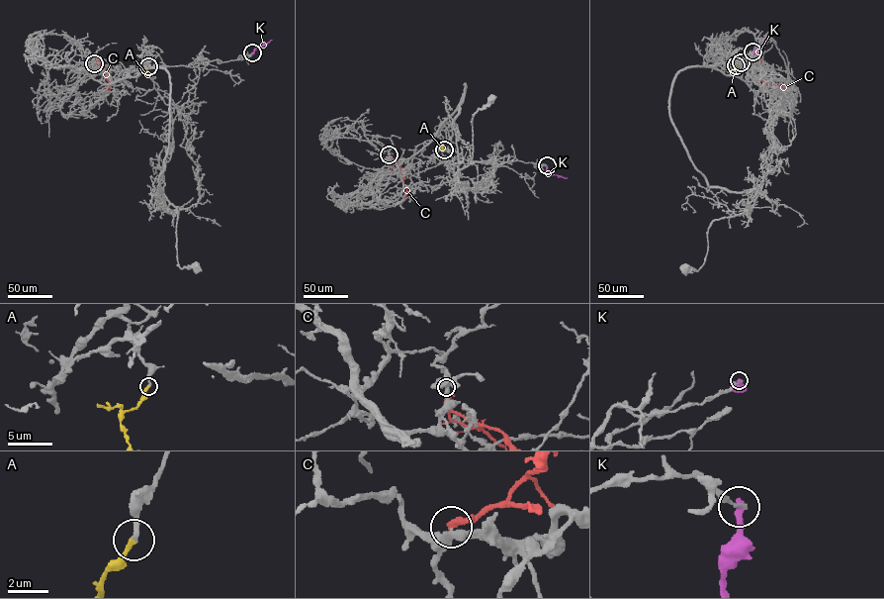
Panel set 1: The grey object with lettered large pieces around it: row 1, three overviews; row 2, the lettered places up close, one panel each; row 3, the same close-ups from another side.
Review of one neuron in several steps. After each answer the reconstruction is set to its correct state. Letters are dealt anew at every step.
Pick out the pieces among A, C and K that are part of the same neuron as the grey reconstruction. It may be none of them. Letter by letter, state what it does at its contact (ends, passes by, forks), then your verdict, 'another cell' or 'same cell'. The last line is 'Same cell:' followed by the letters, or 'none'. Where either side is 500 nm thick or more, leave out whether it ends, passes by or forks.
A: it ends | same cell
C: it ends | another cell
K: it ends | another cell
Same cell: A

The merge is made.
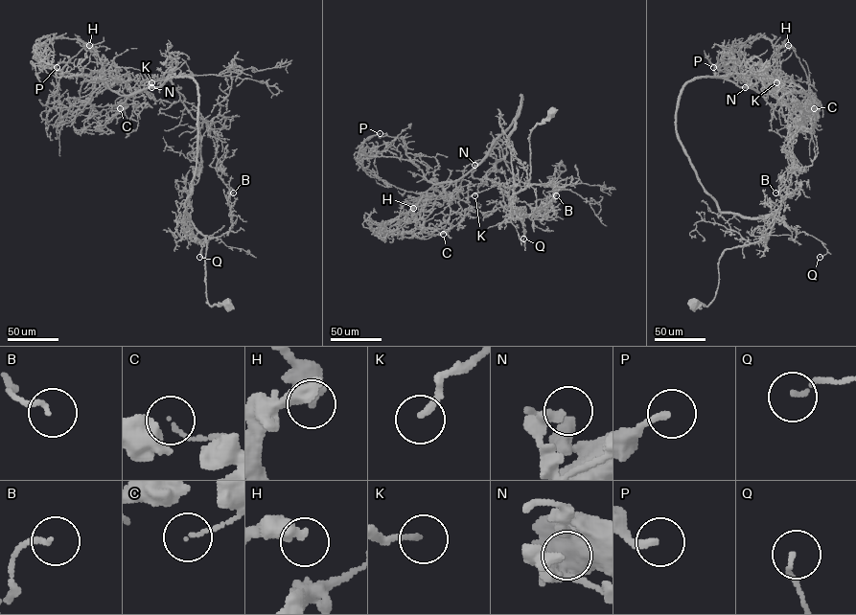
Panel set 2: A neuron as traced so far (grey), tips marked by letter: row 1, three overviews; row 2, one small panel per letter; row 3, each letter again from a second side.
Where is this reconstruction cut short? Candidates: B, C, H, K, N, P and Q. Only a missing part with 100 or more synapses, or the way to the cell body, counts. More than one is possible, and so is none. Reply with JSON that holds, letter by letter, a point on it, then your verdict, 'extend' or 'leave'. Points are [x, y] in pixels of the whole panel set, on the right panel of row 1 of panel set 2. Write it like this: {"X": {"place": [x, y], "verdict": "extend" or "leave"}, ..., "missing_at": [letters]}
{"B": {"place": [775, 193], "verdict": "leave"}, "C": {"place": [814, 108], "verdict": "leave"}, "H": {"place": [788, 45], "verdict": "leave"}, "K": {"place": [776, 82], "verdict": "leave"}, "N": {"place": [745, 87], "verdict": "leave"}, "P": {"place": [713, 67], "verdict": "leave"}, "Q": {"place": [820, 257], "verdict": "leave"}, "missing_at": []}

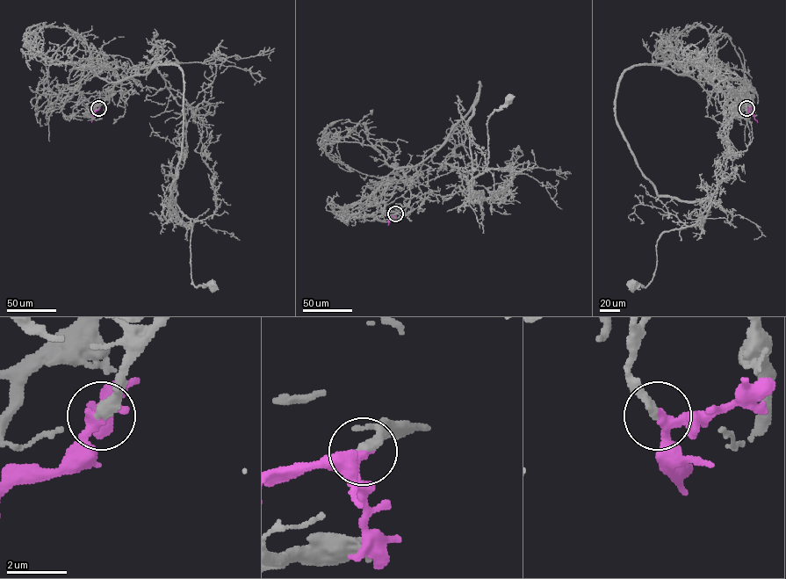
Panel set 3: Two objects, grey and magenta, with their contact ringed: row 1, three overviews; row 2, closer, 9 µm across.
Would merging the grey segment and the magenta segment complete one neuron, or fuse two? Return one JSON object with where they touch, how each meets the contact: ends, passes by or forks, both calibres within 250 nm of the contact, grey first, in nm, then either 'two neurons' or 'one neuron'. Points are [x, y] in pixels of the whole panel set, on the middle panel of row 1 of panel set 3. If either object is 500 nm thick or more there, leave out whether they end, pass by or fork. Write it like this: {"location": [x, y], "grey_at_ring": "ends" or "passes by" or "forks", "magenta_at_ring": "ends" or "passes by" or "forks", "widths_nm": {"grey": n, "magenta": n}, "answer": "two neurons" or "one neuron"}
{"location": [395, 213], "grey_at_ring": "ends", "magenta_at_ring": "passes by", "widths_nm": {"grey": 360, "magenta": 320}, "answer": "one neuron"}

